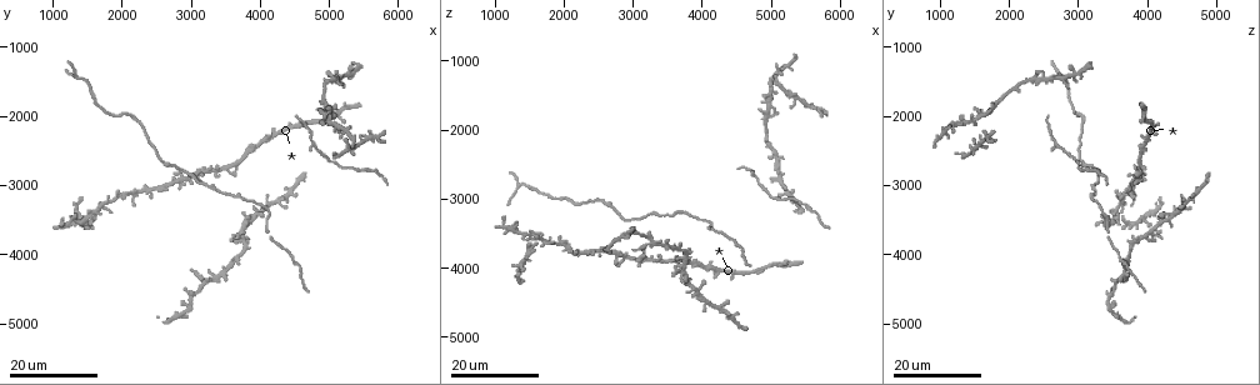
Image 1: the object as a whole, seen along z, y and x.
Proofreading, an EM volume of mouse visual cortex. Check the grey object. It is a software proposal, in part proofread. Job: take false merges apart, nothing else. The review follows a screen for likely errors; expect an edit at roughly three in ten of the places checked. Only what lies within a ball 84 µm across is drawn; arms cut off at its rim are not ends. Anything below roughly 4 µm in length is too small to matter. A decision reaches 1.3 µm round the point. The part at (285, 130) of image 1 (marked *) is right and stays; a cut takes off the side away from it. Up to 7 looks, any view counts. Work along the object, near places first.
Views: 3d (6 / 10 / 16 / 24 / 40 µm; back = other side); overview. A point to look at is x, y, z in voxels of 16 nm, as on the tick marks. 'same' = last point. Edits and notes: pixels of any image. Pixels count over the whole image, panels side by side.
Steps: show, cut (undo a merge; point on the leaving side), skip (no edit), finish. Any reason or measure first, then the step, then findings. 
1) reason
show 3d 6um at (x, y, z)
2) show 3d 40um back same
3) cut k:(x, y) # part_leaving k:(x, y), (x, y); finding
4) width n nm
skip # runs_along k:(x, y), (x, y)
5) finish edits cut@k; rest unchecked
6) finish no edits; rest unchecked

small branch off a trunk
show 3d 24um at (5100, 2000, 3950)

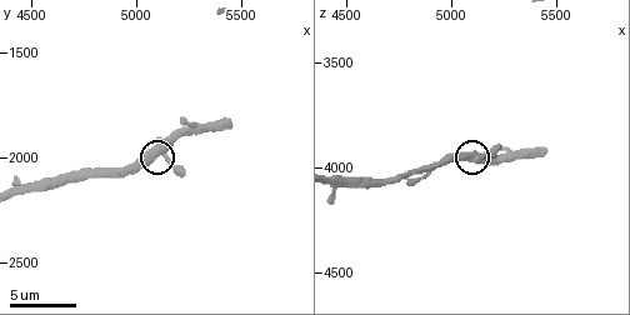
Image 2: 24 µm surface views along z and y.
show 3d 6um at (5120, 1970, 3960)

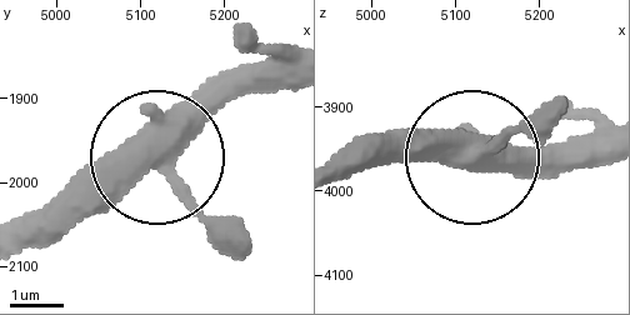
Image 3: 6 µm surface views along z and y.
skip # runs_along 3:(338, 180), (418, 154), (499, 149), (548, 104); one neuron here

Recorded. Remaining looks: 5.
show 3d 24um at (3050, 2950, 3250)

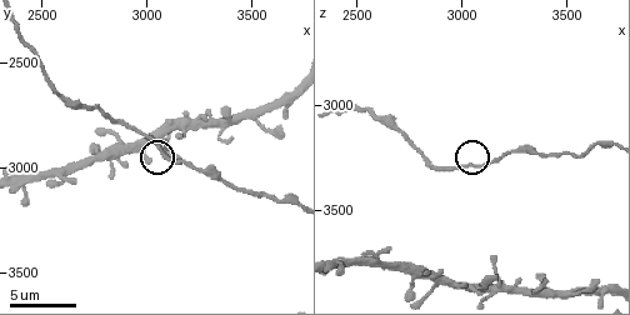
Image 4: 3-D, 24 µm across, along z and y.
closer look
show 3d 6um at (3080, 2940, 3280)

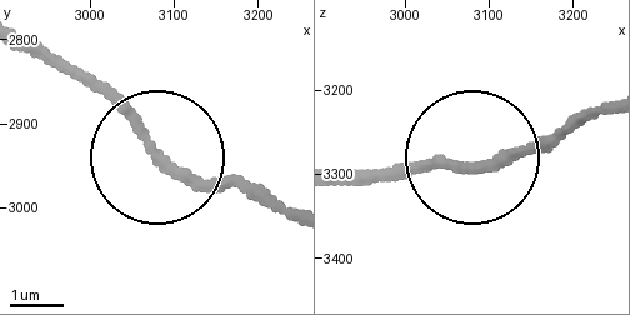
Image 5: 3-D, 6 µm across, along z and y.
show 3d 6um back at (3075, 2930, 3295)

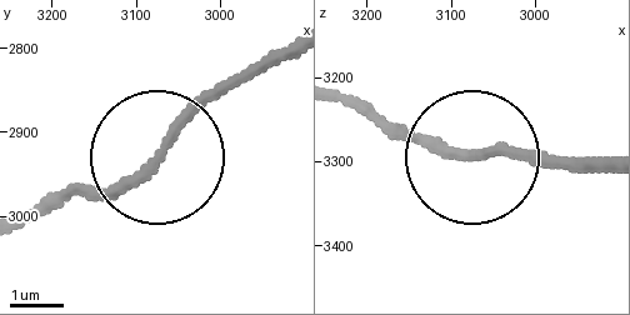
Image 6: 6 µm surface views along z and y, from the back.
skip # one neuron here

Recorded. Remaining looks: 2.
finish no edits; rest unchecked

